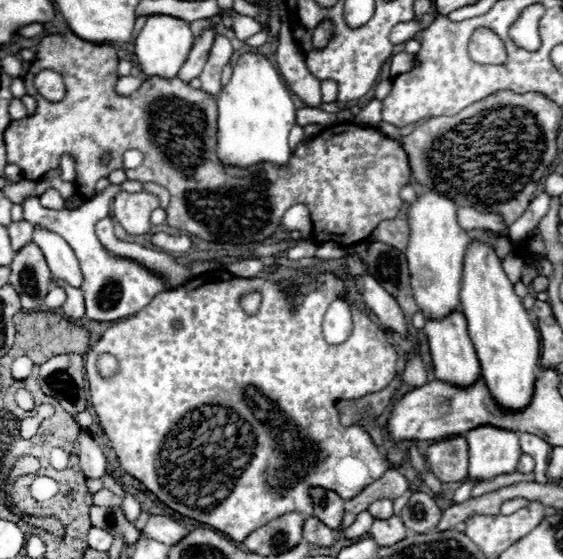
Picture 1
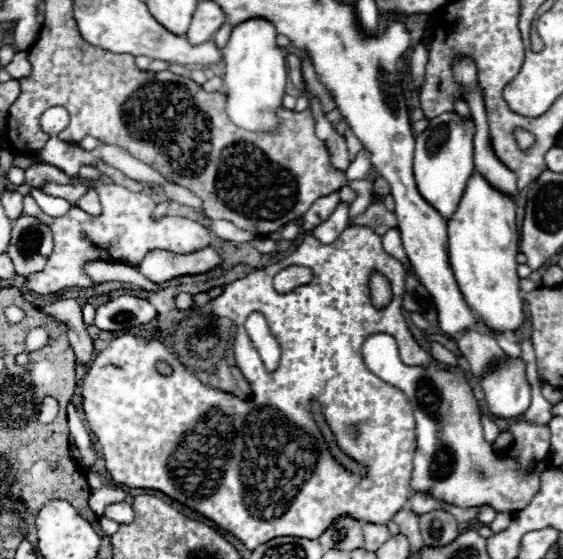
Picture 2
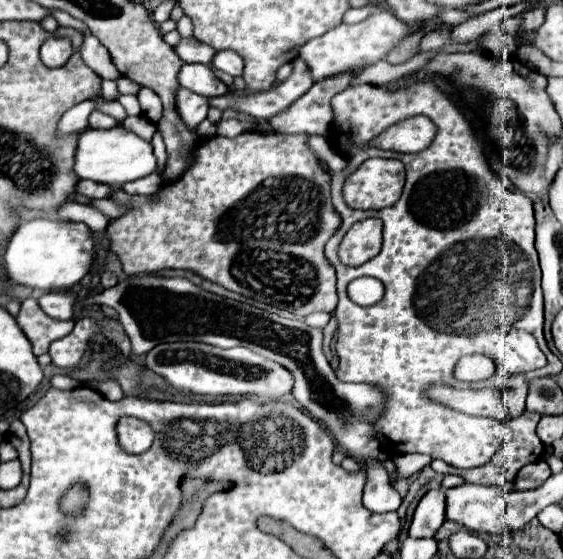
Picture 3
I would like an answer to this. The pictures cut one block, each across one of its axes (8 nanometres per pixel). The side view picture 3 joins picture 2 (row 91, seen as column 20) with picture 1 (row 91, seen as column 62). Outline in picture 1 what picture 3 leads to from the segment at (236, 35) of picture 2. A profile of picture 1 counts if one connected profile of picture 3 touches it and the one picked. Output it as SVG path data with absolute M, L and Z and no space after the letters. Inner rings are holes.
M246 52L238 58L230 82L216 96L218 104L218 158L226 166L250 168L270 162L286 166L290 160L288 134L296 124L292 92L278 70L262 56Z

